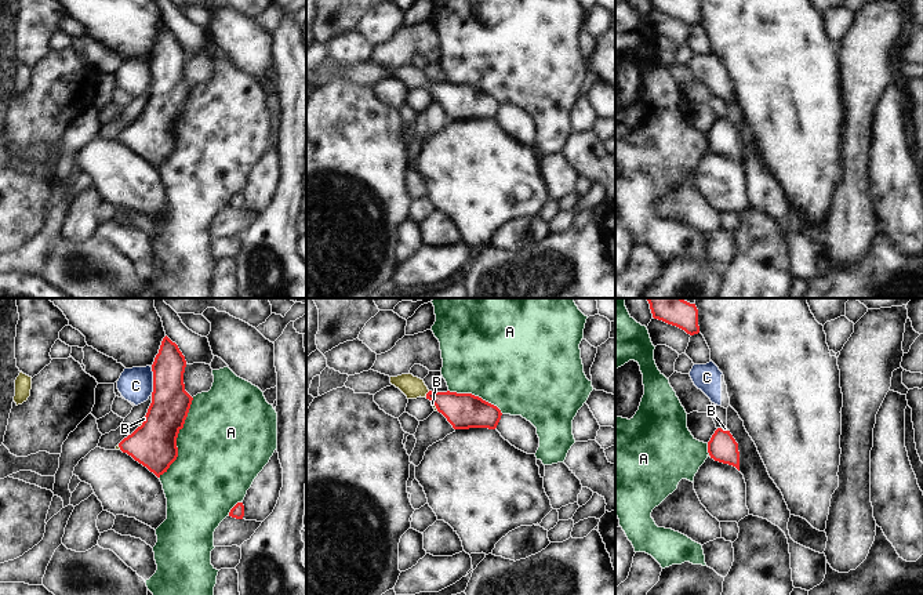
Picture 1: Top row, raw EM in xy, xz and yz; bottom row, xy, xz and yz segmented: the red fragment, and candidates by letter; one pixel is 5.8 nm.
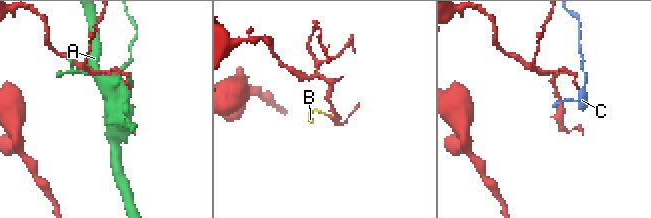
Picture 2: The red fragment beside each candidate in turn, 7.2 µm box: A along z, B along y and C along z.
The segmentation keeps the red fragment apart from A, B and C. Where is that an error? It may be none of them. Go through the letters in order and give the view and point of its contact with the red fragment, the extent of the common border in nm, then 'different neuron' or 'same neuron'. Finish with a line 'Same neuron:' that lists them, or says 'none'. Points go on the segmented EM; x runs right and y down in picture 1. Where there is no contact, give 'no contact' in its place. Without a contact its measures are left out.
A: xy (177, 436) | 500 nm | different neuron
B: xz (427, 394) | 50 nm | same neuron
C: xy (153, 381) | 160 nm | different neuron
Same neuron: B

